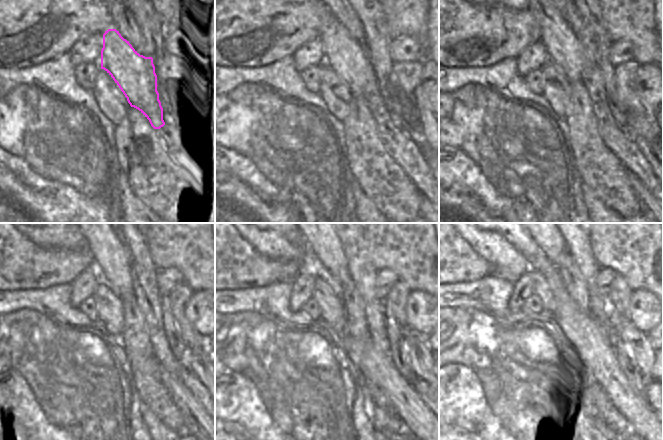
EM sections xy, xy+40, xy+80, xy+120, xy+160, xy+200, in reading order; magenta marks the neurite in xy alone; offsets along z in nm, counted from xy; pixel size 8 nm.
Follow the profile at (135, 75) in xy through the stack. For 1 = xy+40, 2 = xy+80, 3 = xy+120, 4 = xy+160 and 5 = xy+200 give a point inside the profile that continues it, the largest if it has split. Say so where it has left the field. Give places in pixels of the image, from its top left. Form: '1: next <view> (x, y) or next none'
1: next xy+40 (347, 57)
2: next xy+80 (563, 46)
3: next xy+120 (111, 258)
4: next xy+160 (325, 244)
5: next xy+200 (552, 243)

